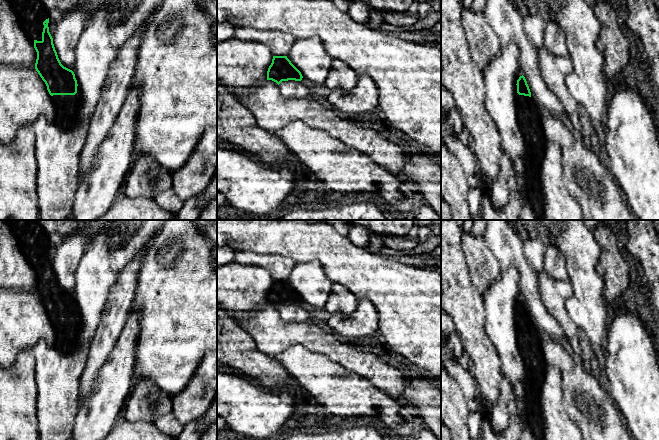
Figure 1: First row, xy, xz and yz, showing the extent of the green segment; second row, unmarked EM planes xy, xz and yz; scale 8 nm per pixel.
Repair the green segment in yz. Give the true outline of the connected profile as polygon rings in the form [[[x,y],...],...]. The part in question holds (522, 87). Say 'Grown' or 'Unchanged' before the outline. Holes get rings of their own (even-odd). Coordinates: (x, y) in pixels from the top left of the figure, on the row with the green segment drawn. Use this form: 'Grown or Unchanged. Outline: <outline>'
Grown. Outline: [[[523,75],[519,77],[516,84],[516,107],[518,125],[526,145],[527,197],[533,210],[542,219],[544,199],[541,187],[540,164],[548,141],[542,128],[544,112],[541,109],[534,108],[531,92]]]

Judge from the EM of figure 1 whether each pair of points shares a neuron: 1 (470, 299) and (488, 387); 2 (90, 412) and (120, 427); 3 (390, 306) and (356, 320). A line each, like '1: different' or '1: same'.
1: same
2: different
3: different

